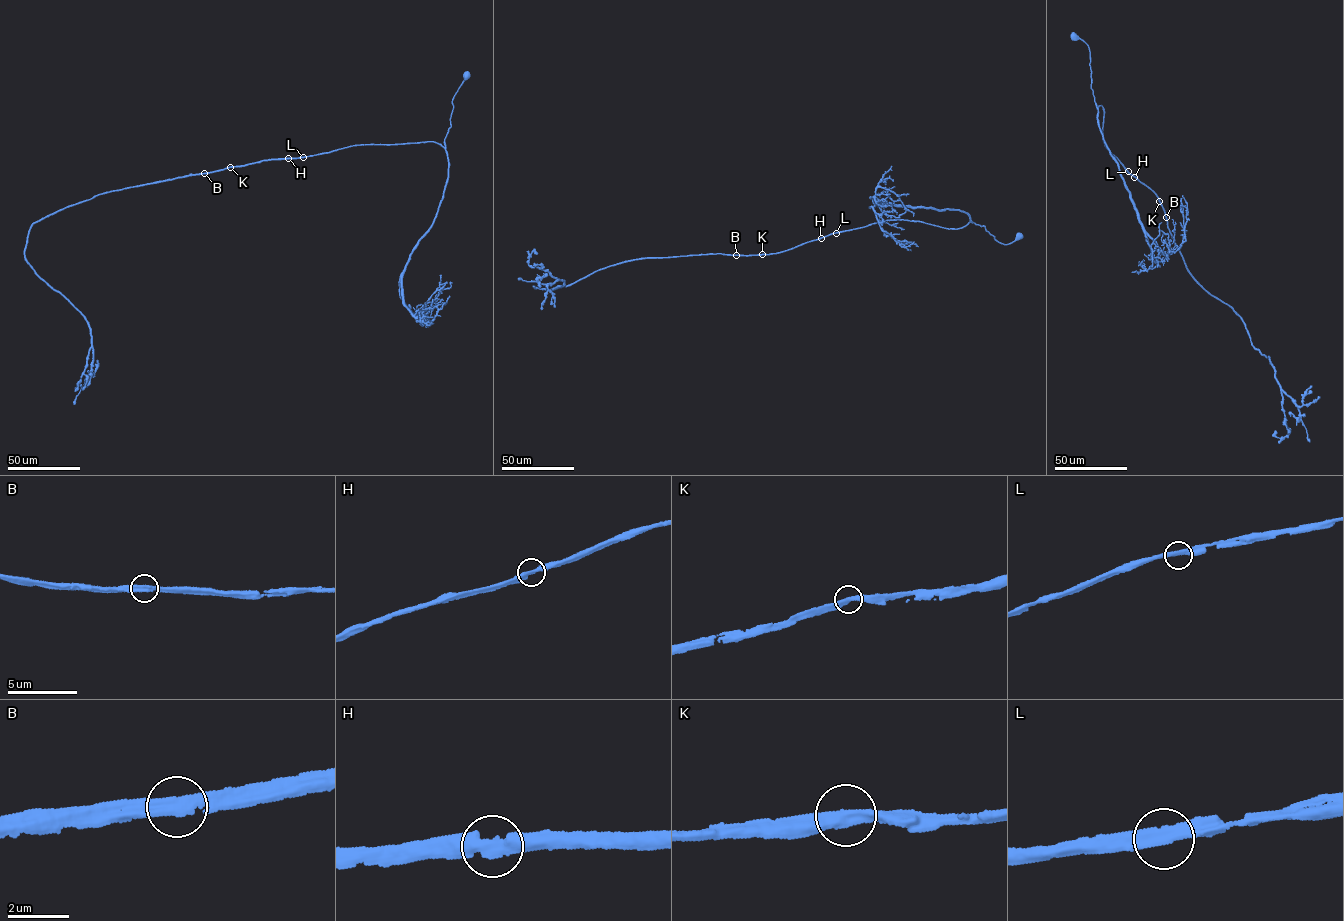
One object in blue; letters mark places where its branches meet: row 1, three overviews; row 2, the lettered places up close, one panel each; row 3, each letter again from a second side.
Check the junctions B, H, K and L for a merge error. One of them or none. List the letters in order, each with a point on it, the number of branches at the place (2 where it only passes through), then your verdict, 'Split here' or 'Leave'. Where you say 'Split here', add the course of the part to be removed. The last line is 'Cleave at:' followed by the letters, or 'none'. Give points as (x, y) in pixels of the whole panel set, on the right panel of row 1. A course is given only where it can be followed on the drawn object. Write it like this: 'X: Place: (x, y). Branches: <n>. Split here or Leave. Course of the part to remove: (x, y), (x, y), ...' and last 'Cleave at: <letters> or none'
B: Place: (1166, 217). Branches: 2. Leave
H: Place: (1134, 177). Branches: 2. Leave
K: Place: (1159, 201). Branches: 2. Leave
L: Place: (1128, 171). Branches: 2. Leave
Cleave at: none

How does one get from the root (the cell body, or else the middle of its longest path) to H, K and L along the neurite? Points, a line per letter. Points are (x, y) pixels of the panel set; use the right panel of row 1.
H: (1074, 37), (1089, 47), (1091, 89), (1096, 106), (1101, 106), (1104, 111), (1104, 143), (1134, 177)
K: (1074, 37), (1089, 47), (1091, 89), (1096, 106), (1101, 106), (1104, 111), (1104, 143), (1159, 201)
L: (1074, 37), (1089, 47), (1091, 89), (1096, 106), (1101, 106), (1104, 111), (1104, 143), (1128, 171)

